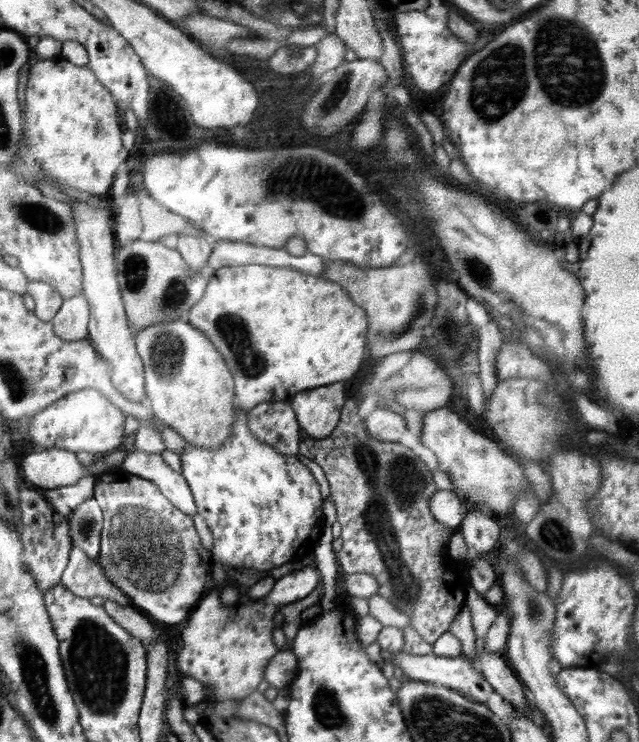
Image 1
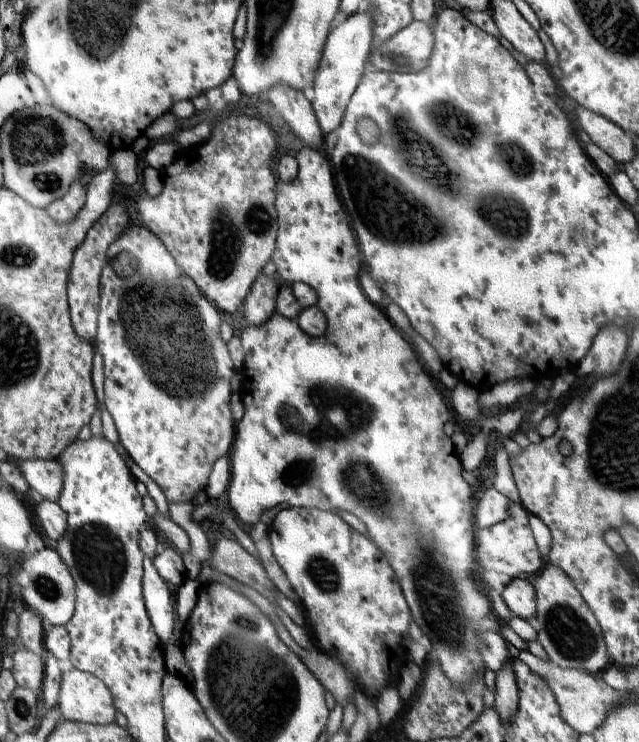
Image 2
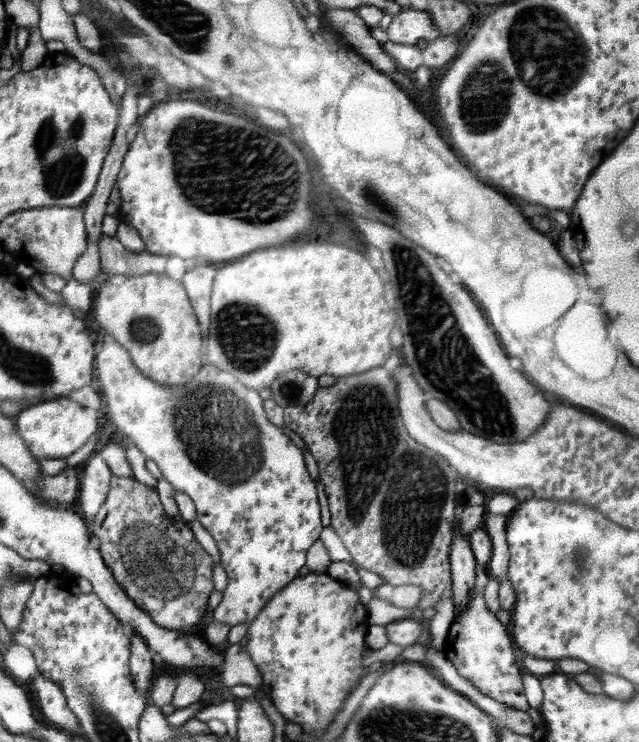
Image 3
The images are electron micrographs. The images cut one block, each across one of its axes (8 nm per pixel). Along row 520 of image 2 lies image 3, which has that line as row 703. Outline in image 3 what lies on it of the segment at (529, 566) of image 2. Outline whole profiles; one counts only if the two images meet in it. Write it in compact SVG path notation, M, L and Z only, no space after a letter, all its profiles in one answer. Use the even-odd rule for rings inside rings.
M475 588L474 593L470 593L468 604L467 610L455 615L448 630L448 639L444 642L443 653L457 668L458 674L467 678L482 695L504 703L510 709L526 712L529 706L524 694L523 669L514 640L485 604L484 595L476 592Z

